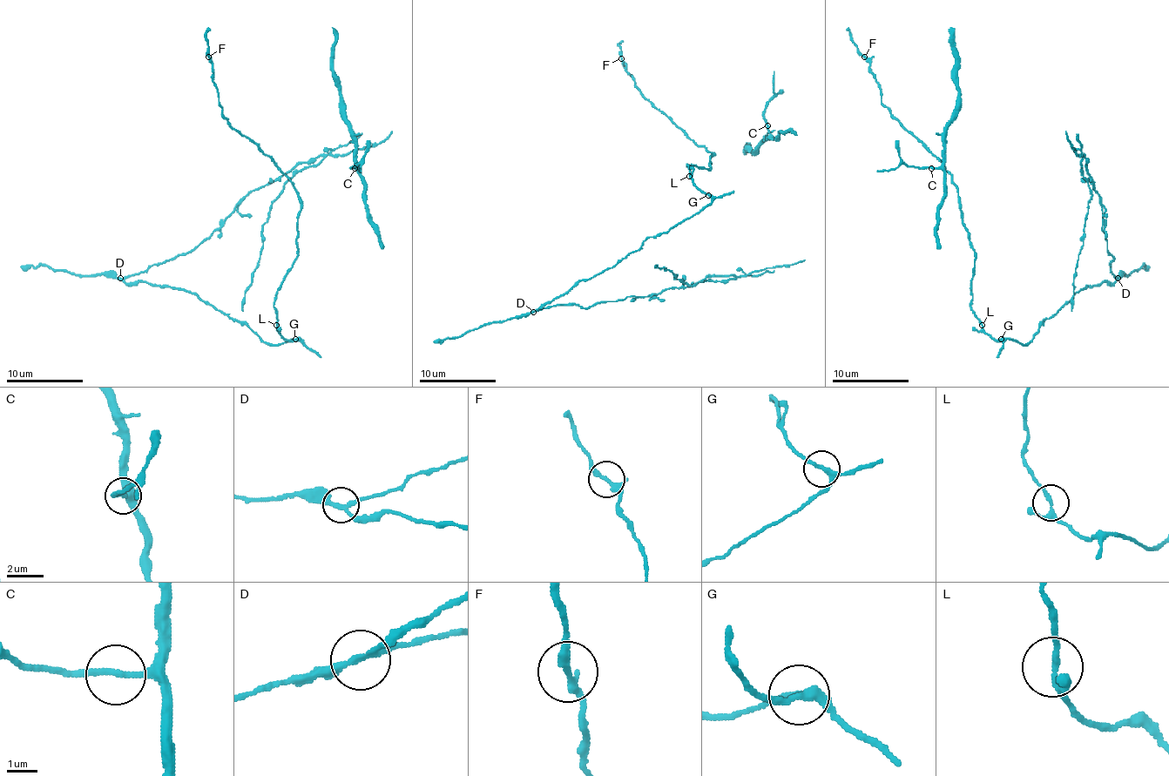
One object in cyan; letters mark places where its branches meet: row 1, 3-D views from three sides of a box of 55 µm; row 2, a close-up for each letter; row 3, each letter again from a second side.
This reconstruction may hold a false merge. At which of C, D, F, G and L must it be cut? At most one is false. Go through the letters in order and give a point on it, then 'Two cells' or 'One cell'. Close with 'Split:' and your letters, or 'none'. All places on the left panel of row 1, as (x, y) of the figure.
C: Place: (354, 168). One cell
D: Place: (120, 278). Two cells
F: Place: (208, 57). One cell
G: Place: (295, 339). One cell
L: Place: (276, 325). One cell
Split: D

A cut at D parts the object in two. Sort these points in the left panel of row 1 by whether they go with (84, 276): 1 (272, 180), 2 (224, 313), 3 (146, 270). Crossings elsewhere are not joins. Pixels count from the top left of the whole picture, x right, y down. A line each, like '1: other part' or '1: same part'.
1: other part
2: same part
3: other part

